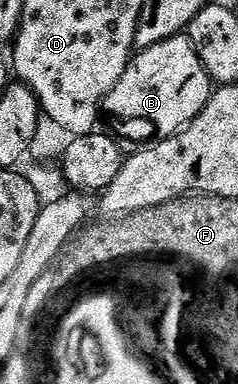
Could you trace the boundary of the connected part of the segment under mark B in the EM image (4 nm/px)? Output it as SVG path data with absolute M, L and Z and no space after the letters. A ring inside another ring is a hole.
M180 34L136 51L101 108L112 116L111 124L120 137L128 136L135 146L147 146L183 131L206 106L212 91L211 75L197 58L193 42Z

